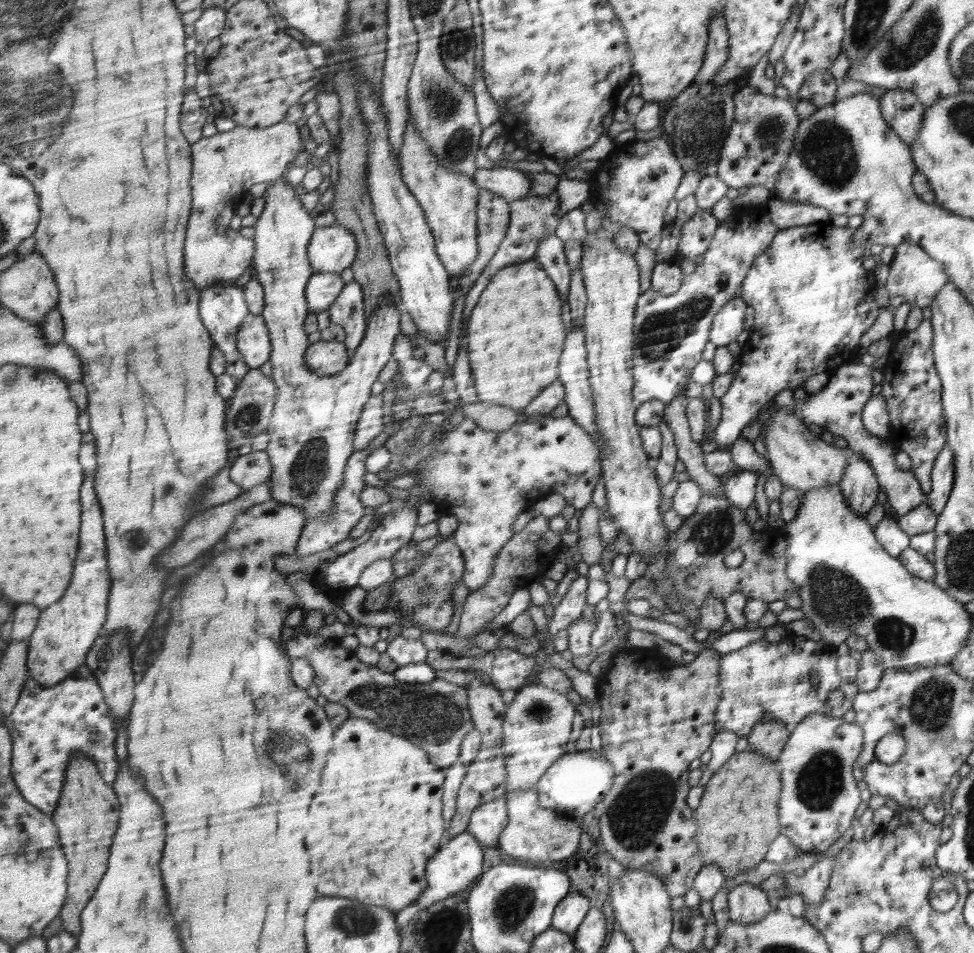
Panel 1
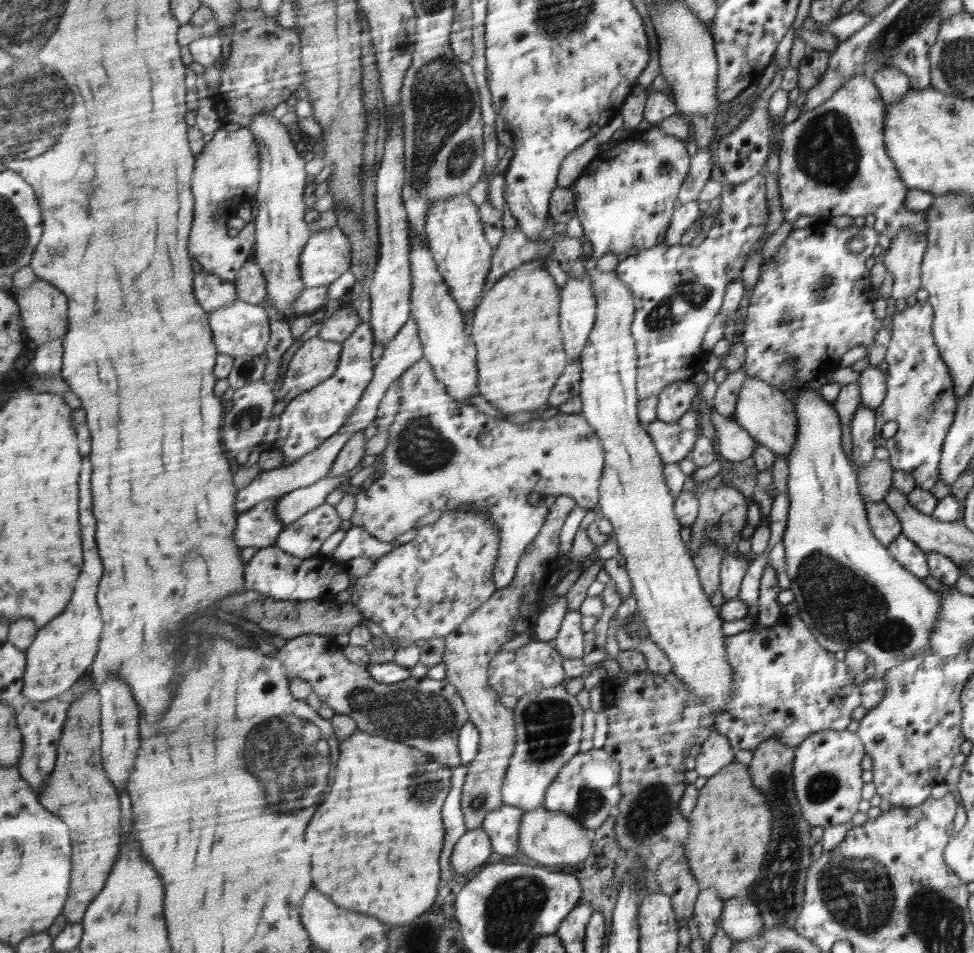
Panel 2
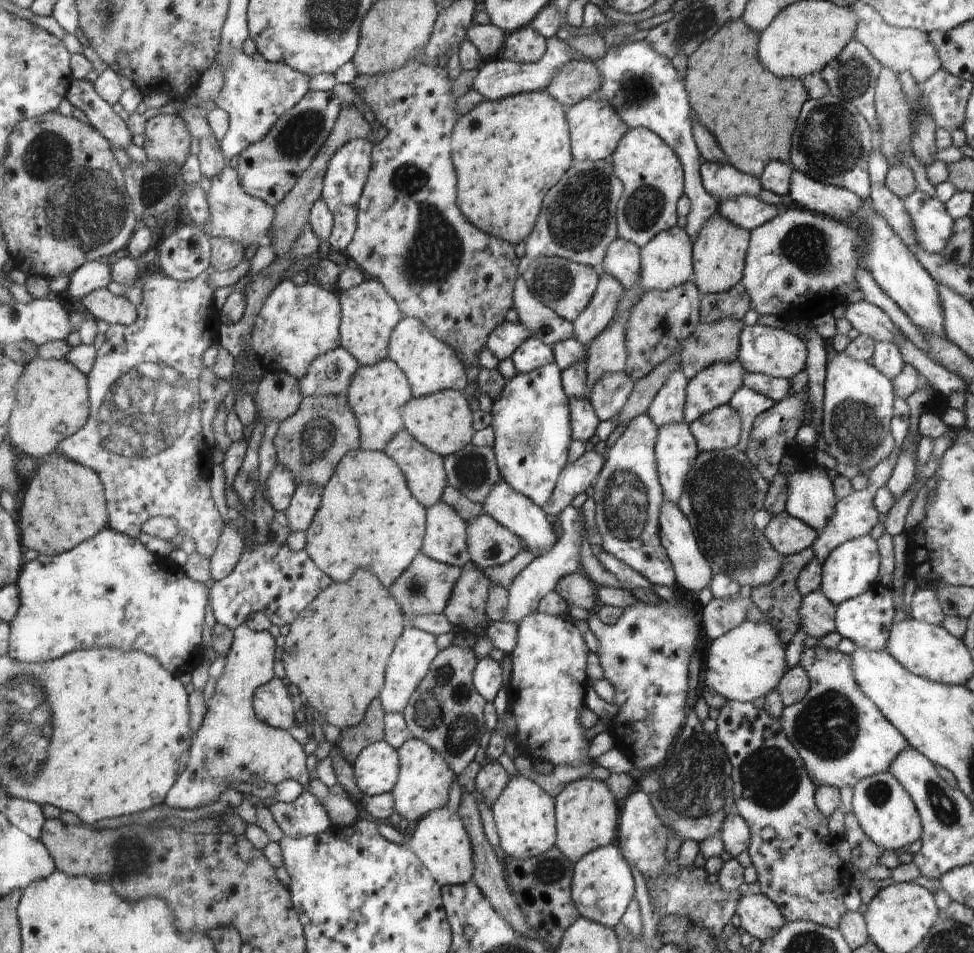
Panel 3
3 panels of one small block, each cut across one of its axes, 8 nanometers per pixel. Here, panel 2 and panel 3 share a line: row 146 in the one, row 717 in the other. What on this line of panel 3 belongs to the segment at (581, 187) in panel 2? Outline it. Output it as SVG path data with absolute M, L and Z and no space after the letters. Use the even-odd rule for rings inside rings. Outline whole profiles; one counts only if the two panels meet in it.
M638 601L634 606L623 608L618 622L611 625L604 624L596 612L591 613L587 623L598 639L596 654L603 670L603 678L614 686L615 696L612 703L618 706L617 715L609 722L609 733L615 741L614 748L620 749L631 758L635 773L648 772L666 758L674 739L685 726L688 664L696 648L698 624L690 608L674 602L656 606Z

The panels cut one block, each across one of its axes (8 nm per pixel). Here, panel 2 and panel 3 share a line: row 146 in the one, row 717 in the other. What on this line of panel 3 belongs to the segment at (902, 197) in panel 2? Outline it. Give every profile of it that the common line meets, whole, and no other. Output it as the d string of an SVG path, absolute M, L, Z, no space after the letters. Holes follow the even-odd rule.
M822 645L805 647L799 665L808 673L812 682L811 687L804 699L782 709L779 720L788 734L788 739L800 753L813 783L817 786L828 785L839 789L844 786L853 787L867 776L888 771L893 760L910 747L909 741L881 712L877 704L862 692L857 683L851 656L839 651L838 648L827 649Z

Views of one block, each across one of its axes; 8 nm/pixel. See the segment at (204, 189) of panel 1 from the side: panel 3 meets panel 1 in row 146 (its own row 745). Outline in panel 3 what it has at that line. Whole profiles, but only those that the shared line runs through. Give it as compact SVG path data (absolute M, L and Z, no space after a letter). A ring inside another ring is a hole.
M241 624L235 630L232 648L226 656L225 671L216 684L213 697L209 700L205 723L193 739L189 767L170 791L166 804L171 808L194 810L200 806L210 806L218 802L226 790L234 789L234 786L242 781L250 781L252 776L261 777L263 782L275 785L284 780L293 780L302 786L309 782L311 770L307 767L307 755L300 743L286 729L277 729L263 722L253 708L253 698L257 688L274 678L274 650L276 650L274 638L268 634L268 631L252 632L246 624Z

